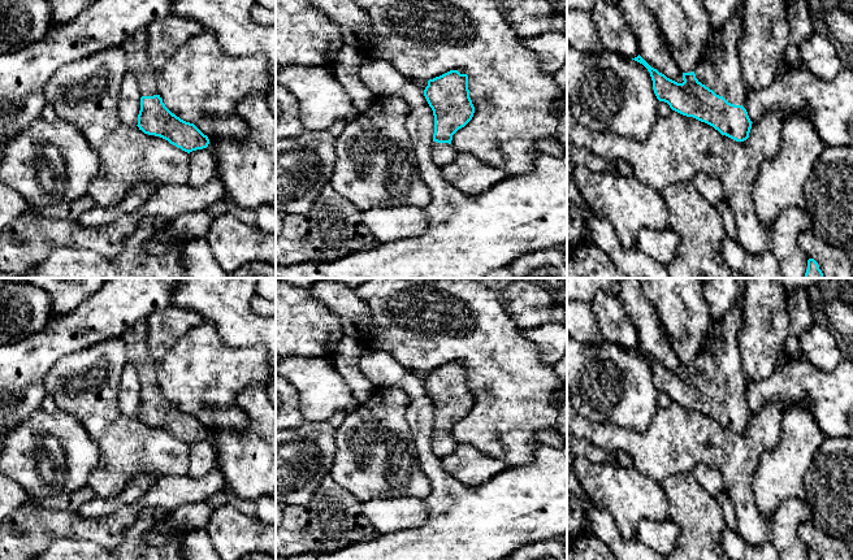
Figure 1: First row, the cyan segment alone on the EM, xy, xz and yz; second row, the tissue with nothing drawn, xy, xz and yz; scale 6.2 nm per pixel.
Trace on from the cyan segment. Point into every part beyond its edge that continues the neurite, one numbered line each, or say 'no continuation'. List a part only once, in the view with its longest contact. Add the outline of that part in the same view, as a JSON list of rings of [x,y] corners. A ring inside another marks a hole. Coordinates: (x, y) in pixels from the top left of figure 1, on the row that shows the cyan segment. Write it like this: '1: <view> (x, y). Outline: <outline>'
1: yz (723, 76). Outline: [[[744,1],[716,35],[718,49],[713,61],[701,60],[694,69],[698,82],[723,96],[728,103],[745,108],[746,86],[741,73],[739,42],[745,13]]]

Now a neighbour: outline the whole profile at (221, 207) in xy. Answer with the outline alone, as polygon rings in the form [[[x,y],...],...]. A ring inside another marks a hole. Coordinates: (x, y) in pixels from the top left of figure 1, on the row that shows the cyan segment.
[[[226,199],[216,201],[207,207],[204,210],[211,213],[212,216],[218,216],[229,212],[229,201]]]

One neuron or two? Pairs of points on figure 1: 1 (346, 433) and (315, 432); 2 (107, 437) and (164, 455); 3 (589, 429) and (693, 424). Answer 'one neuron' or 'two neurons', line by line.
1: two neurons
2: one neuron
3: one neuron

